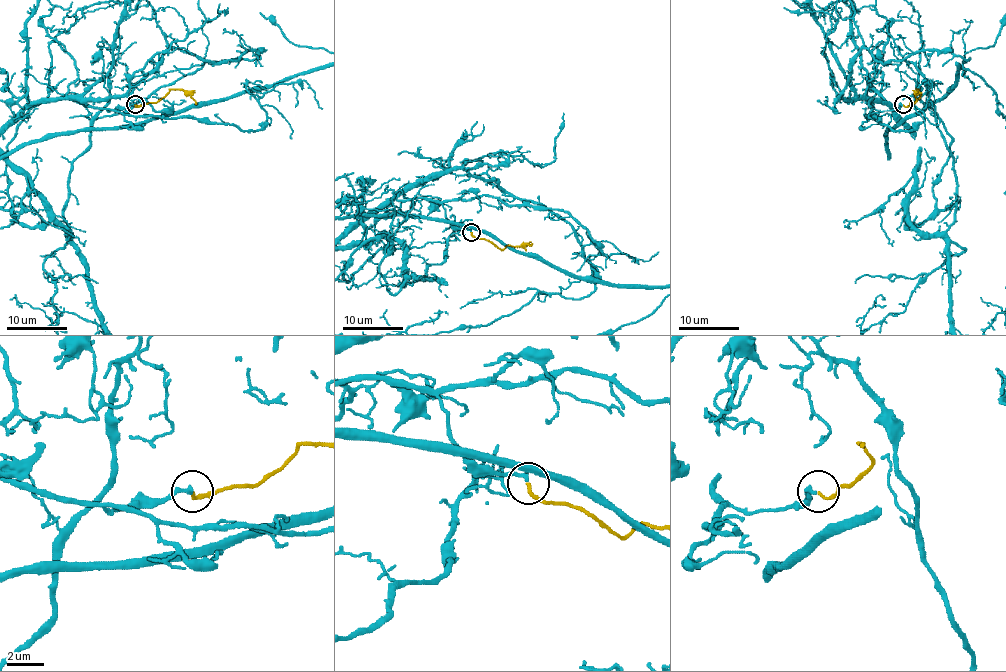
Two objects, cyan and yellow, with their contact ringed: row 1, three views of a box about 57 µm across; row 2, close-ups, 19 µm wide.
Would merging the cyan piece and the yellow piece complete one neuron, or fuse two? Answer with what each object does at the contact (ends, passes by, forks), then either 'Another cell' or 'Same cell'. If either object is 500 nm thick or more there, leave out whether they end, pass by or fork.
At the ring cyan ends. At the ring yellow ends. Same cell

